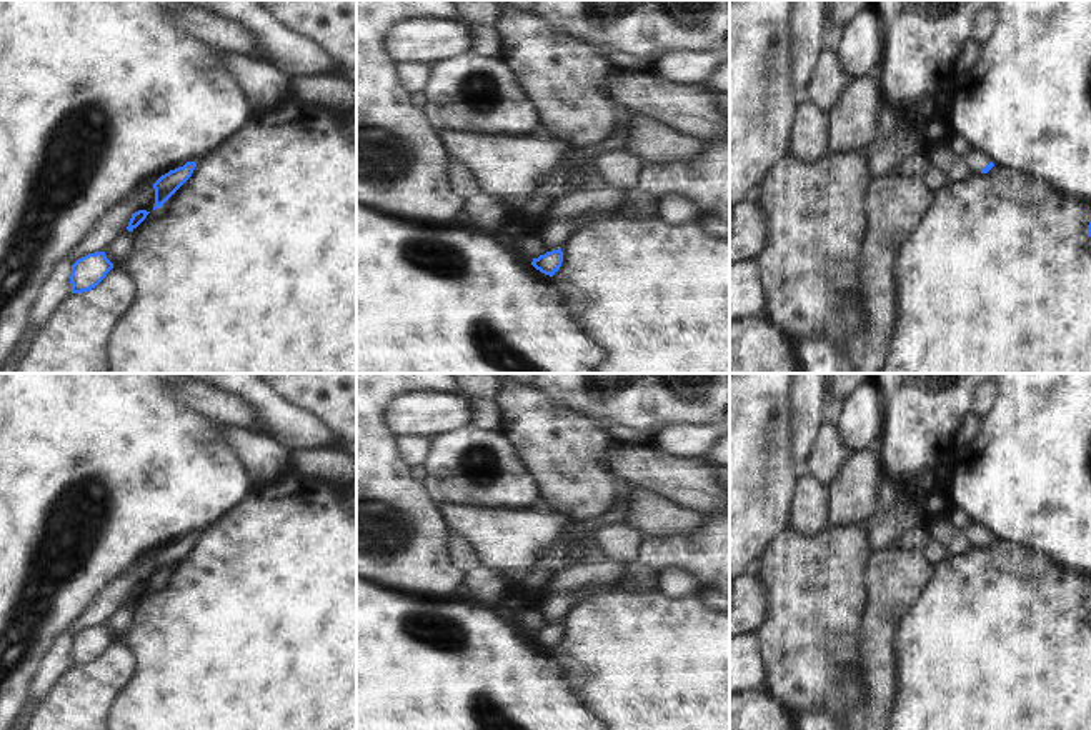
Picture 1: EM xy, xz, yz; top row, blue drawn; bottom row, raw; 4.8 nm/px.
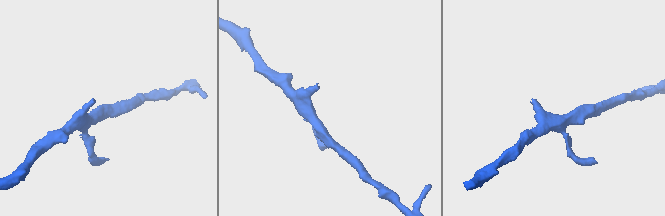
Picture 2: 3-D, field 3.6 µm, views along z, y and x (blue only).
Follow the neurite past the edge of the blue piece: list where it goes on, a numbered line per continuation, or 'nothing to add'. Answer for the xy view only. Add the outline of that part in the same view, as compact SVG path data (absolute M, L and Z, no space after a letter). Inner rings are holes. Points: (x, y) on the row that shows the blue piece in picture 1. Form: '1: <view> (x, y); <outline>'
nothing to add

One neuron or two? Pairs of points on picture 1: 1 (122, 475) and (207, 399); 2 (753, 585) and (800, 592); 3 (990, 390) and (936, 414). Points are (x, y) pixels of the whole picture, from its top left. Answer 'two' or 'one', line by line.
1: two
2: two
3: two

